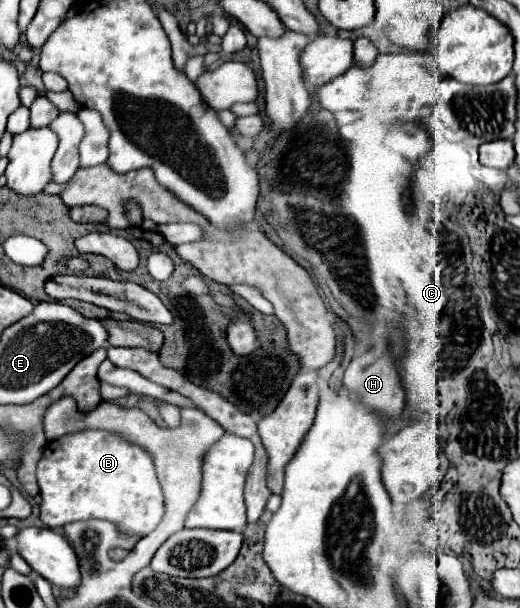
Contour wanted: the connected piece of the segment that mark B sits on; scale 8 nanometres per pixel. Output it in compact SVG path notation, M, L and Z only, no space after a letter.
M83 430L49 442L37 464L37 482L39 482L39 494L43 498L41 522L47 528L61 528L63 524L75 520L101 518L115 524L117 530L125 536L143 538L159 524L165 510L163 494L159 490L159 482L153 472L151 456L143 448L123 442L121 438L101 430Z

